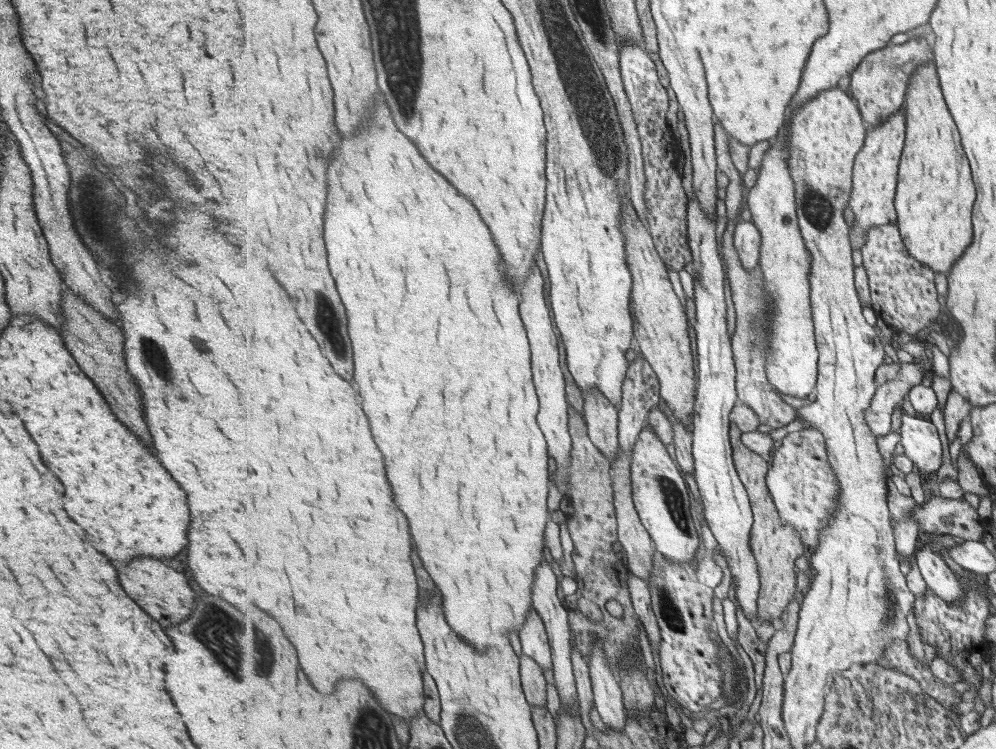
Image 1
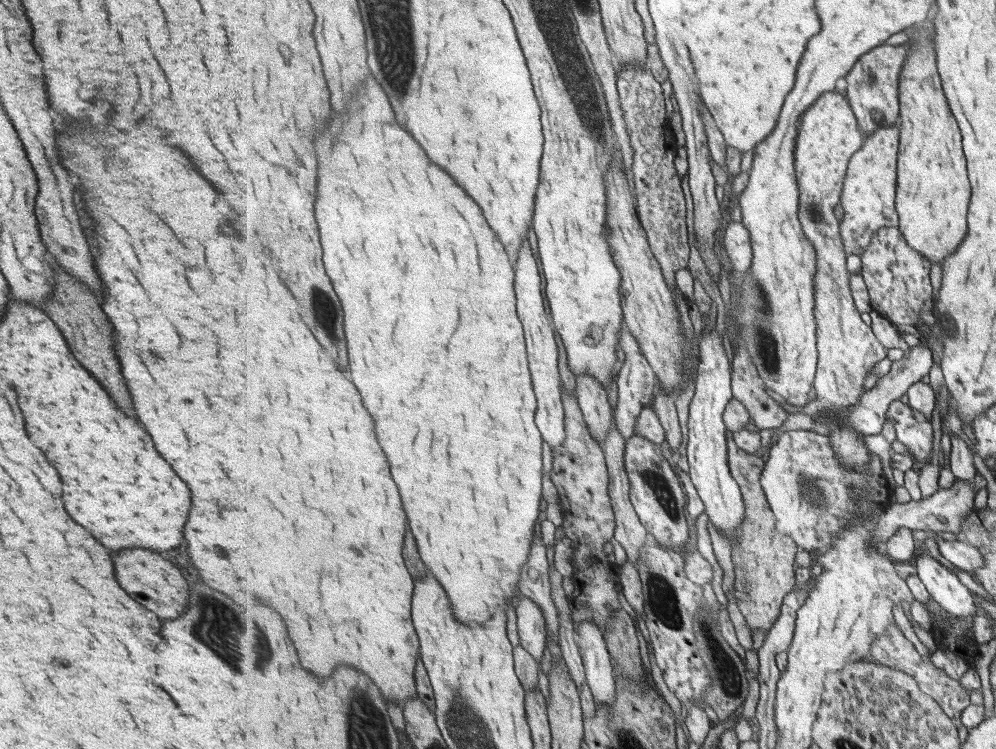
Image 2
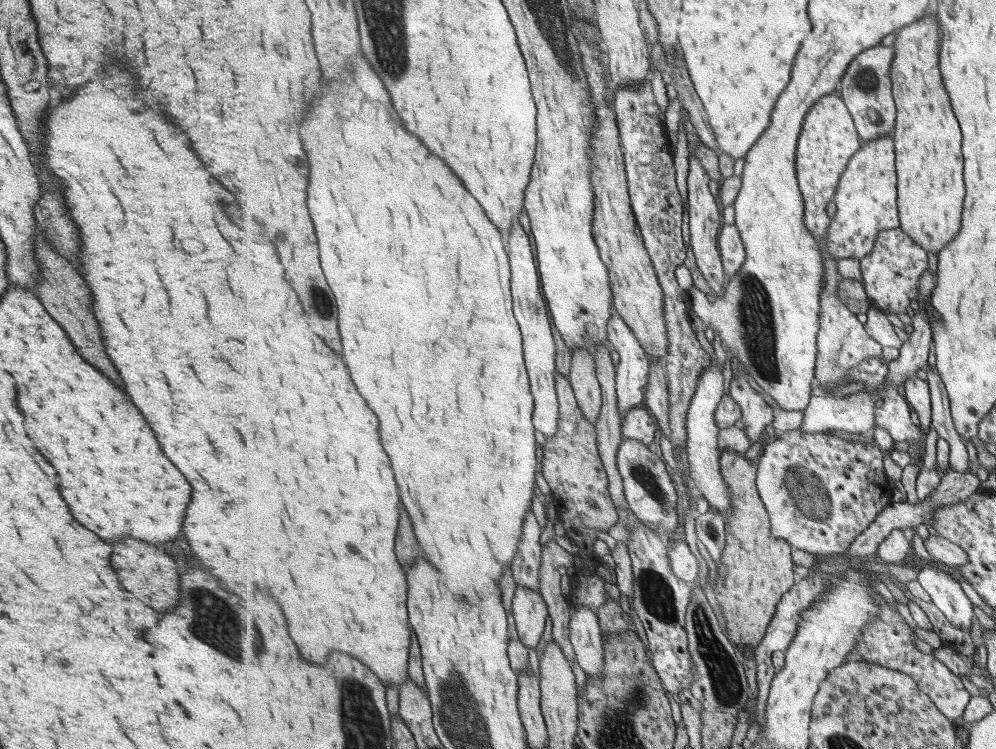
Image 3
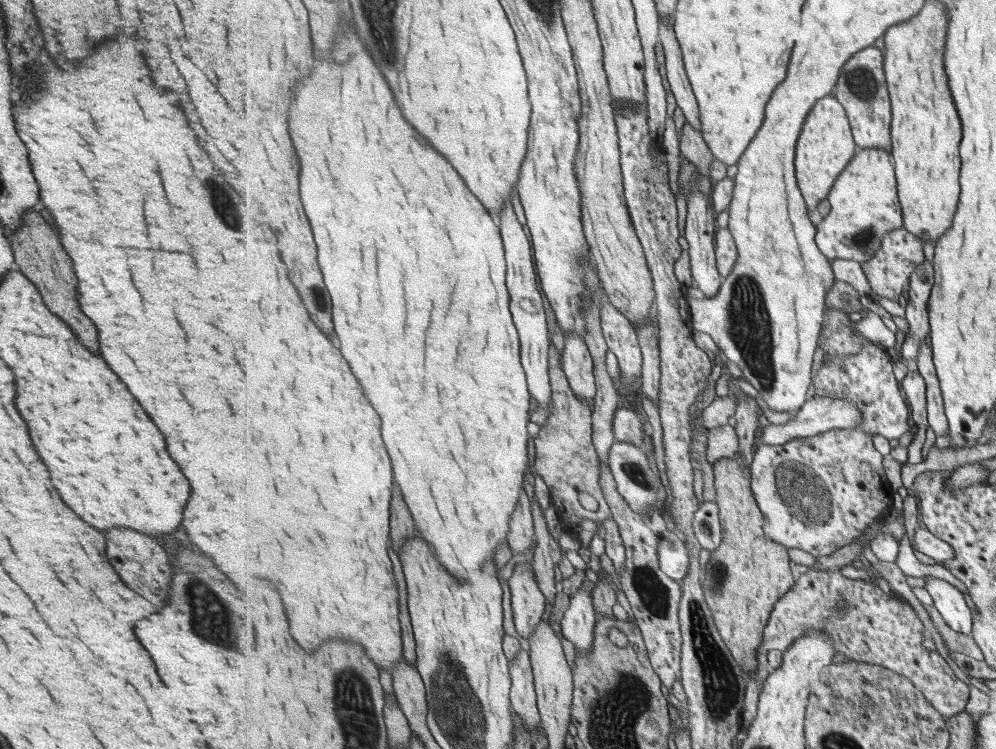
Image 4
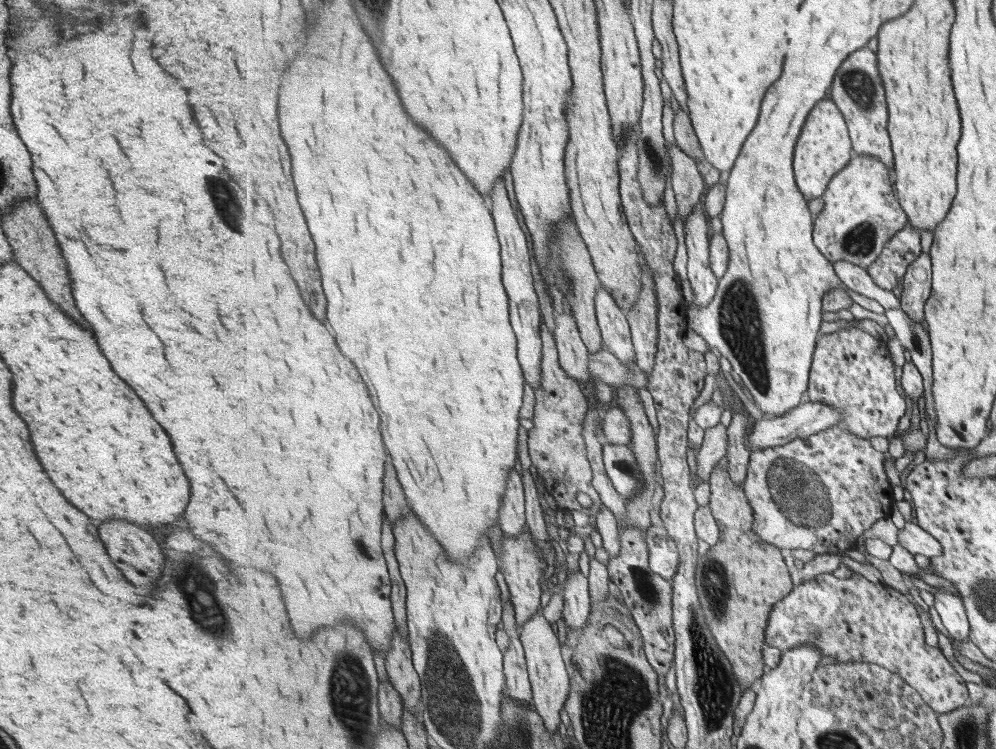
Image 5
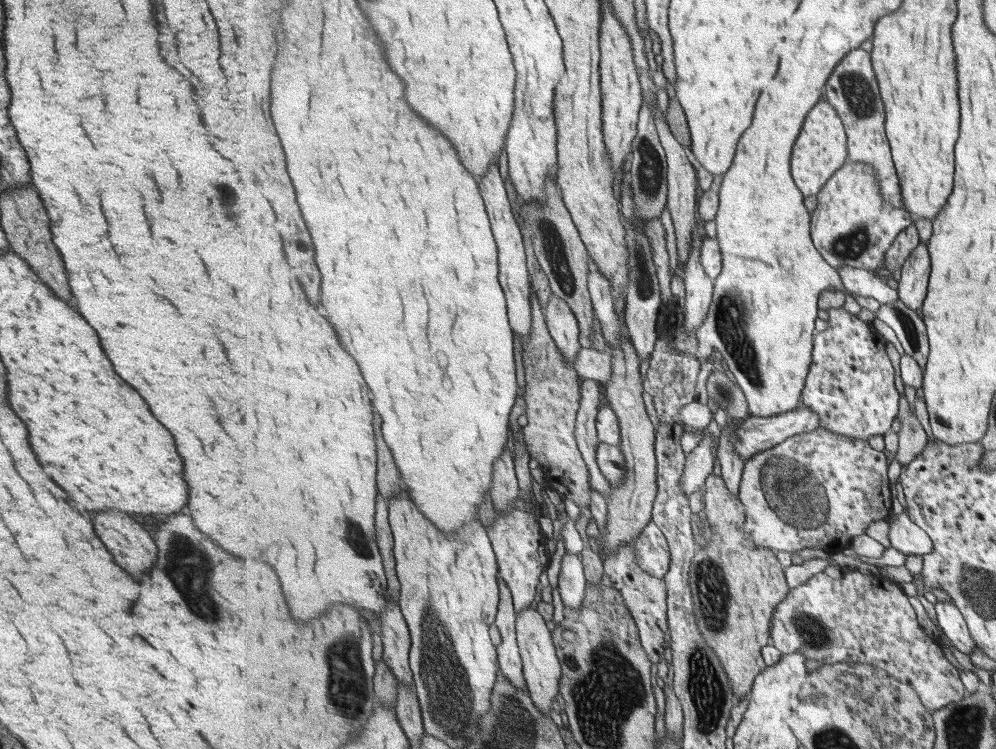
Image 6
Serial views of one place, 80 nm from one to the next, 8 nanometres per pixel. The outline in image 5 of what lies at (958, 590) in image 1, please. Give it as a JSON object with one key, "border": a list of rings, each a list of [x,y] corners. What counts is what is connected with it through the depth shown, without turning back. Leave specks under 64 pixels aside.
{"border":[[[939,589],[933,596],[934,608],[951,638],[957,639],[957,642],[969,642],[971,625],[963,599],[943,589]]]}

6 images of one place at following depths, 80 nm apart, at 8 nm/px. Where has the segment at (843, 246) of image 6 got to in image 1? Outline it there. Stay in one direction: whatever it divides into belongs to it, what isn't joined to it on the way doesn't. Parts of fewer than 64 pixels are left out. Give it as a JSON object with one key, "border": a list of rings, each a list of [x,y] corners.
{"border":[[[905,108],[892,114],[889,119],[883,120],[881,125],[870,127],[866,144],[855,159],[854,183],[849,208],[856,214],[856,221],[851,226],[851,242],[854,250],[862,249],[866,244],[869,232],[876,226],[897,225],[898,210],[895,206],[896,193],[898,192],[898,174],[905,143],[907,140],[907,111]]]}

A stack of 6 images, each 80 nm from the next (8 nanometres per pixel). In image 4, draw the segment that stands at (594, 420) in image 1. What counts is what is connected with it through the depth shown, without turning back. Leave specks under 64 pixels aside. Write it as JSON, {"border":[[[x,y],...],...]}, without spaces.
{"border":[[[564,332],[565,345],[562,367],[575,395],[593,408],[597,397],[594,358],[584,338],[574,332]]]}

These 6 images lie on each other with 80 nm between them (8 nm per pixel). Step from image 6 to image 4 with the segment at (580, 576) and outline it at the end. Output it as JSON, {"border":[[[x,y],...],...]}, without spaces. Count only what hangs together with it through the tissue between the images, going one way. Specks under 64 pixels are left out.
{"border":[[[580,586],[577,593],[569,596],[569,603],[561,619],[564,635],[577,650],[588,652],[593,649],[598,620],[593,598]]]}

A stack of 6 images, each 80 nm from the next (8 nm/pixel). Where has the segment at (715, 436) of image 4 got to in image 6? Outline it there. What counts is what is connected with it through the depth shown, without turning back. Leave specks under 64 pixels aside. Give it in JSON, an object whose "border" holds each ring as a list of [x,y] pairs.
{"border":[[[703,430],[704,437],[686,457],[686,469],[681,477],[681,486],[687,493],[687,498],[693,492],[705,487],[708,476],[717,471],[718,447],[709,430]]]}

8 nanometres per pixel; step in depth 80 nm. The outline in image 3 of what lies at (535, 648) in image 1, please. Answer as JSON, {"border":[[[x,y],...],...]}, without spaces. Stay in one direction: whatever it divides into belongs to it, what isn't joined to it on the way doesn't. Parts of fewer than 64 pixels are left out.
{"border":[[[517,584],[512,608],[519,640],[529,649],[537,648],[550,616],[544,597],[537,590]]]}

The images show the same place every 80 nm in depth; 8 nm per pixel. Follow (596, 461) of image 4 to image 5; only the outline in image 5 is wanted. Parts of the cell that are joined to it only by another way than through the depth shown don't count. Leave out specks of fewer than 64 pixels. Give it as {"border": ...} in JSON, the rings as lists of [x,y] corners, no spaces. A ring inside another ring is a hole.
{"border":[[[542,323],[544,360],[542,365],[543,383],[535,394],[536,404],[533,414],[533,428],[528,432],[529,456],[538,474],[544,479],[545,489],[554,496],[559,509],[573,510],[593,515],[601,513],[603,502],[594,487],[594,472],[589,460],[588,448],[583,438],[583,422],[589,410],[589,395],[575,379],[569,377],[560,364],[560,354],[556,336]],[[583,492],[591,498],[591,508],[583,508],[577,494]]]}

